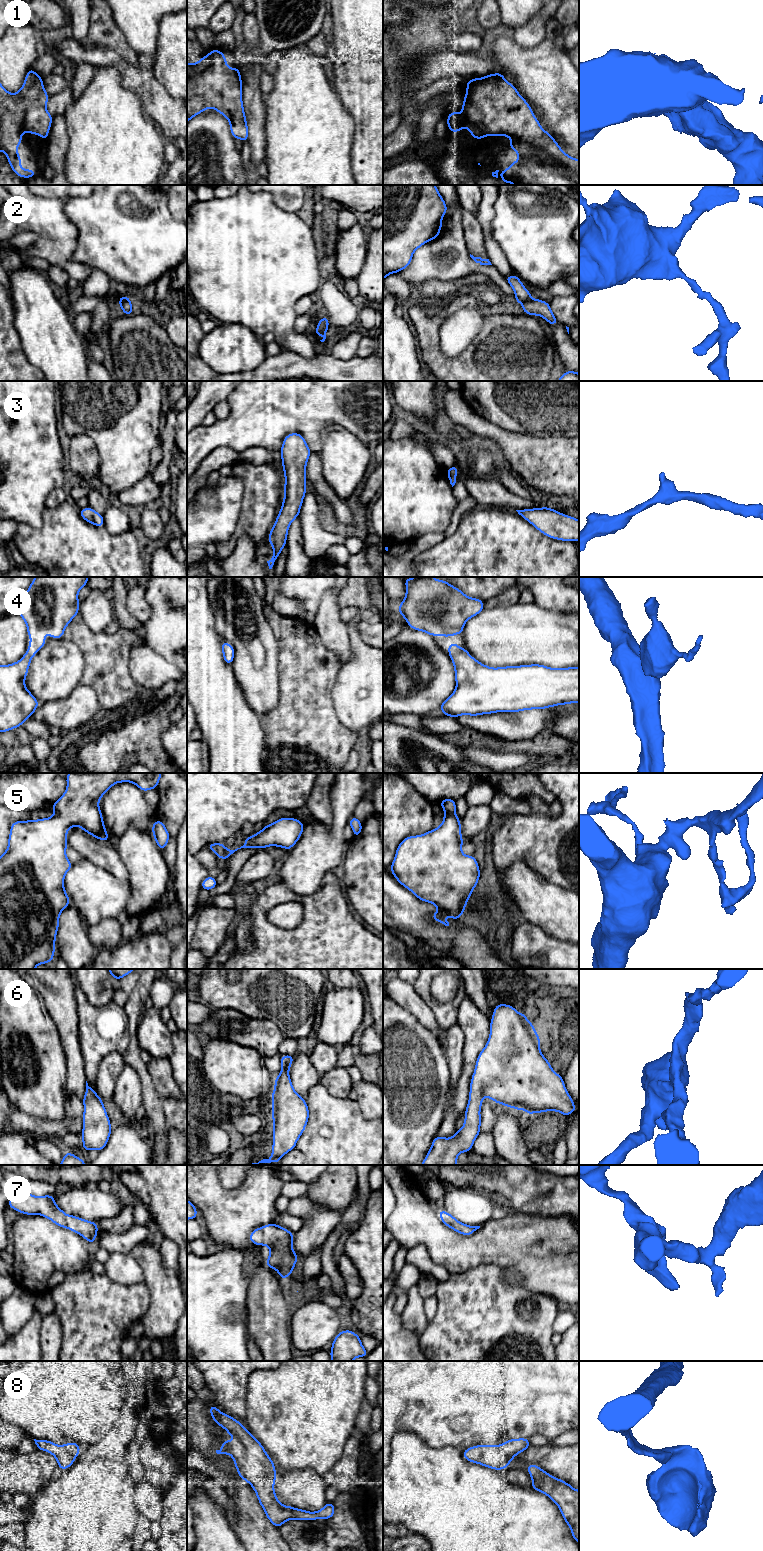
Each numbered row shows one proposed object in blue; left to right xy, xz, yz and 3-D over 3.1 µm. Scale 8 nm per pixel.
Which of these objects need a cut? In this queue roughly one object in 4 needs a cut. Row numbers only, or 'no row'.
1, 2

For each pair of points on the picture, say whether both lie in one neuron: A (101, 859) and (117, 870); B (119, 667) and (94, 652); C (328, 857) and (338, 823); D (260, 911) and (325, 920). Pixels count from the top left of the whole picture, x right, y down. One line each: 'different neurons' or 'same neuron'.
A: same neuron
B: same neuron
C: same neuron
D: same neuron

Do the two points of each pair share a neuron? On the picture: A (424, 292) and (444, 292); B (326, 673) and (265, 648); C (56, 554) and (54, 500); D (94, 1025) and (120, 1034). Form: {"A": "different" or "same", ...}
{"A": "same", "B": "different", "C": "different", "D": "same"}

